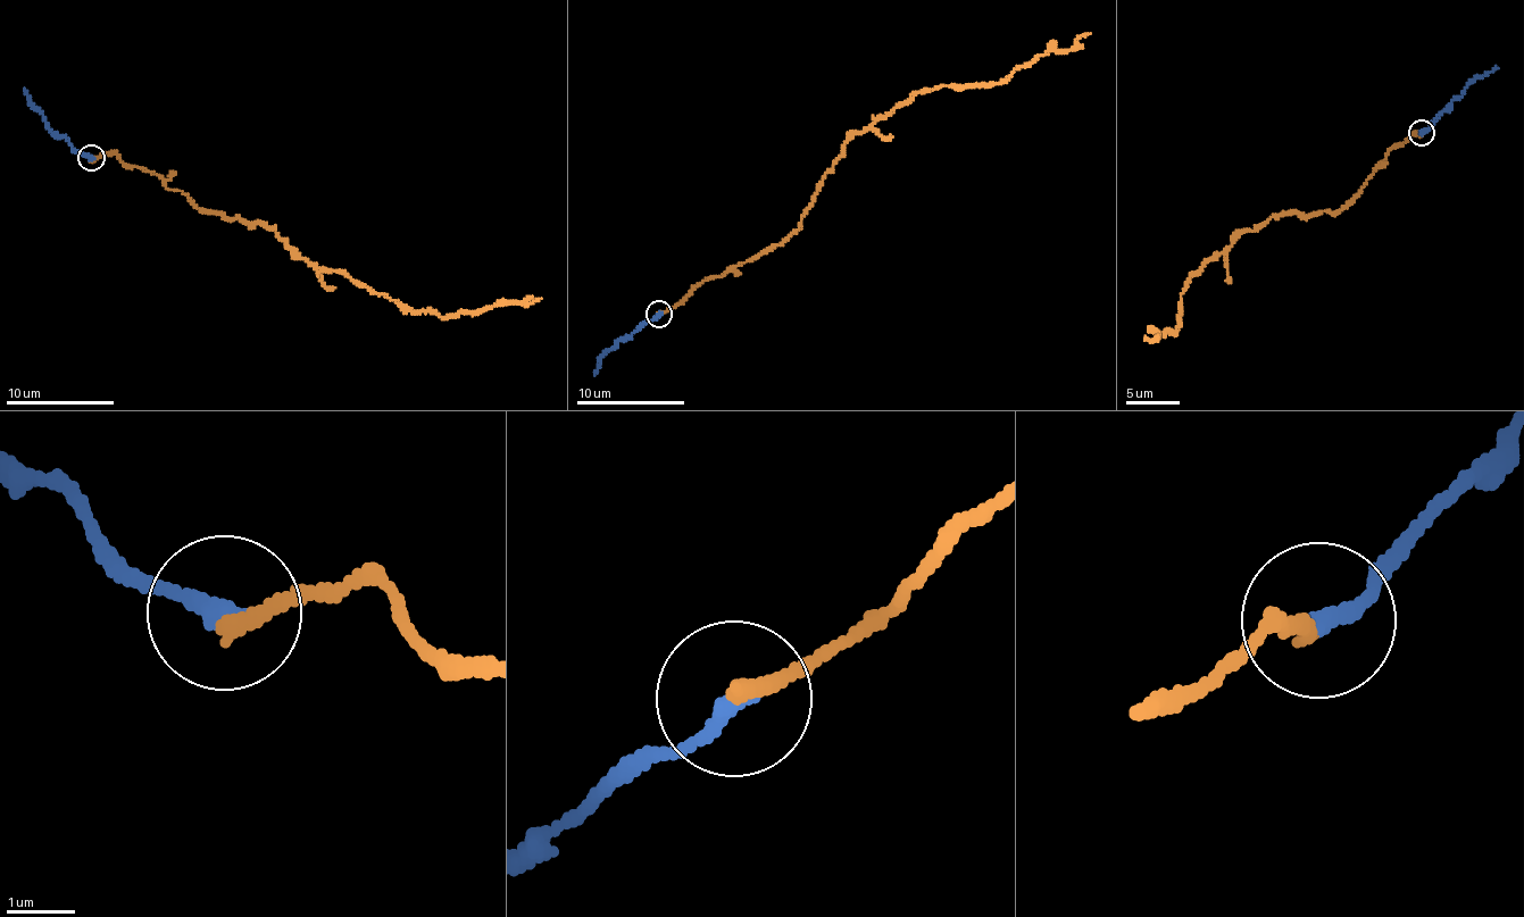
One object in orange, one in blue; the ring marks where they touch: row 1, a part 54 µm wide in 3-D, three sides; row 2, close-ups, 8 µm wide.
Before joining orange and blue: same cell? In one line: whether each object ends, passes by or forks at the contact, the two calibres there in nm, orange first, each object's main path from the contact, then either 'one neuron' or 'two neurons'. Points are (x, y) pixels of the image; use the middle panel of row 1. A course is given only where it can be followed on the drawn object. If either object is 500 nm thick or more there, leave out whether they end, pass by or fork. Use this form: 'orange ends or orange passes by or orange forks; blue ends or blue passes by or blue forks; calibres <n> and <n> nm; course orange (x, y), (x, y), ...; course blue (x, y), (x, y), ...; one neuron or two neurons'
orange ends; blue ends; calibres 280 and 280 nm; course orange (659, 315), (788, 238), (841, 144), (918, 92), (1006, 82), (1040, 55), (1069, 50), (1090, 33); course blue (659, 315), (600, 357), (594, 375); one neuron

